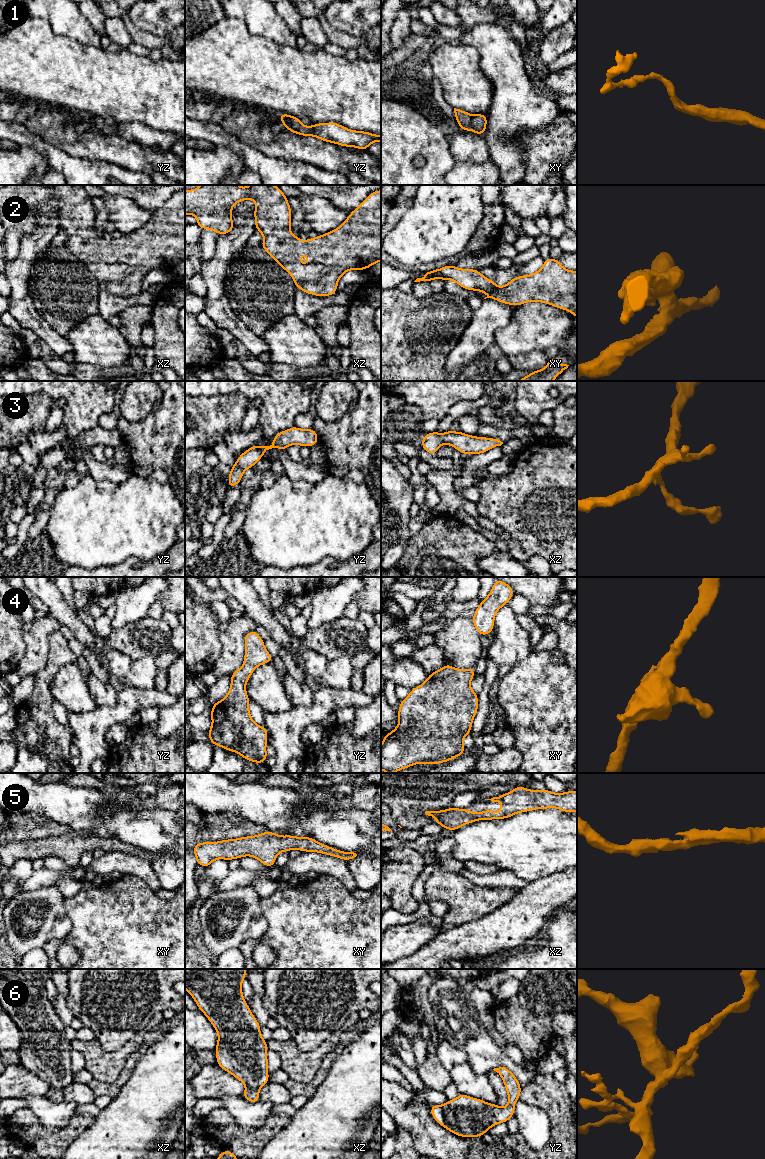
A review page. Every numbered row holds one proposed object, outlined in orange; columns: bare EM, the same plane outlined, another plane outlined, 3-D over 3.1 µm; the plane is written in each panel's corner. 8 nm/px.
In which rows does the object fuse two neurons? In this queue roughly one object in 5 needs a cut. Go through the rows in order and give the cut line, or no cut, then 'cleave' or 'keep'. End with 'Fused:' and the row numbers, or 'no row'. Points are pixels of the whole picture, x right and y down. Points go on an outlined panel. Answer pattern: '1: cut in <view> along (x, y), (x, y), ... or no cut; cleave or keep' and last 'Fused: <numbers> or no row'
1: cut in xy along (472, 115), (470, 129); cleave
2: no cut; keep
3: no cut; keep
4: no cut; keep
5: no cut; keep
6: no cut; keep
Fused: 1

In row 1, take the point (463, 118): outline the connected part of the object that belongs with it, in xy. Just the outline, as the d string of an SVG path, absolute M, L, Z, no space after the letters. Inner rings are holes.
M454 108L455 120L464 131L471 130L472 115L466 111Z

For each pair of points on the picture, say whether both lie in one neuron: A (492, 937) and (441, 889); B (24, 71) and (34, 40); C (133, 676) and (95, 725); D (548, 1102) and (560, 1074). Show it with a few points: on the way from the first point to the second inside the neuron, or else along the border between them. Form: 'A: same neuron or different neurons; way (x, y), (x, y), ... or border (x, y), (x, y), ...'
A: different neurons; border (495, 910), (477, 919), (451, 928)
B: same neuron; way (26, 63), (29, 59), (31, 48)
C: different neurons; border (126, 685), (149, 689)
D: different neurons; border (552, 1074), (558, 1081), (563, 1083)

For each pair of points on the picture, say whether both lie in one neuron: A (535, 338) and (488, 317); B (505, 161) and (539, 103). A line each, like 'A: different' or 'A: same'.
A: different
B: same

